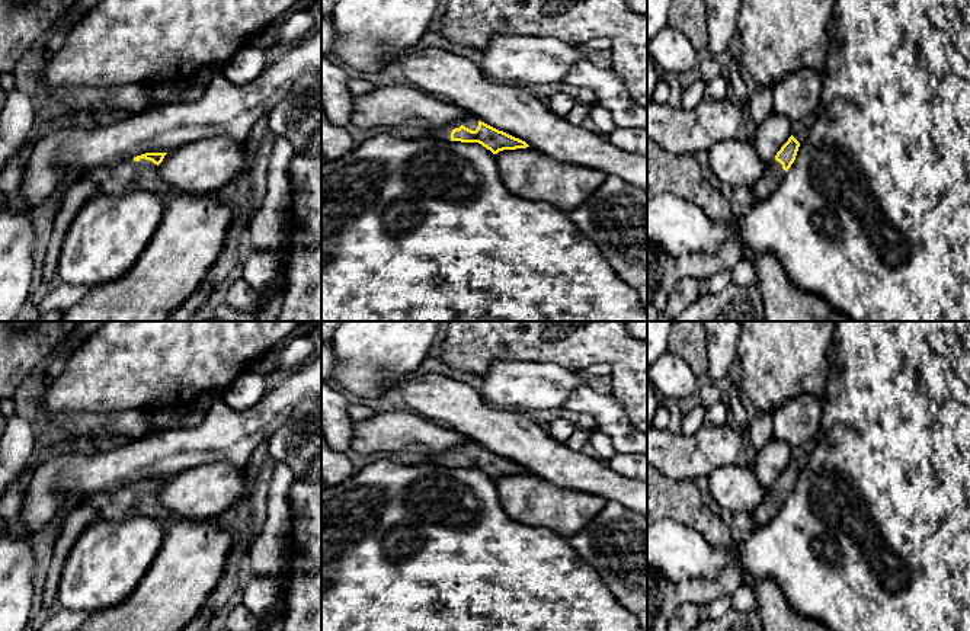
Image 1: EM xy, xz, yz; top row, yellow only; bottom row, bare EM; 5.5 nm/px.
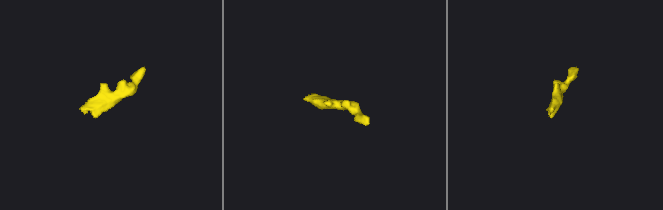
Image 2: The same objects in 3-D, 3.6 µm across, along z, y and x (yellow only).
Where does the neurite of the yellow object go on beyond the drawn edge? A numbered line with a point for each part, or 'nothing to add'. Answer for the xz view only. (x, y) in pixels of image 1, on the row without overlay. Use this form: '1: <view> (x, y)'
1: xz (442, 458)

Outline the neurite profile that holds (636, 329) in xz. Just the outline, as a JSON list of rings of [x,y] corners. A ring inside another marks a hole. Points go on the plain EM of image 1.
[[[625,321],[625,329],[631,337],[647,342],[647,321]]]

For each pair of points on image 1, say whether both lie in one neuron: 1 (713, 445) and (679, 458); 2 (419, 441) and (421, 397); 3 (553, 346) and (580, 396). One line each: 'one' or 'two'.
1: one
2: two
3: two

